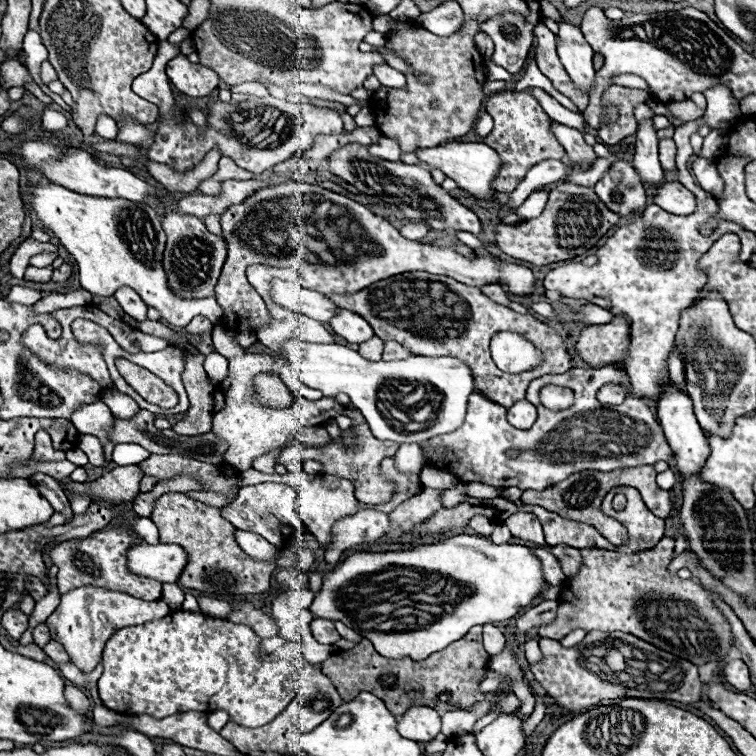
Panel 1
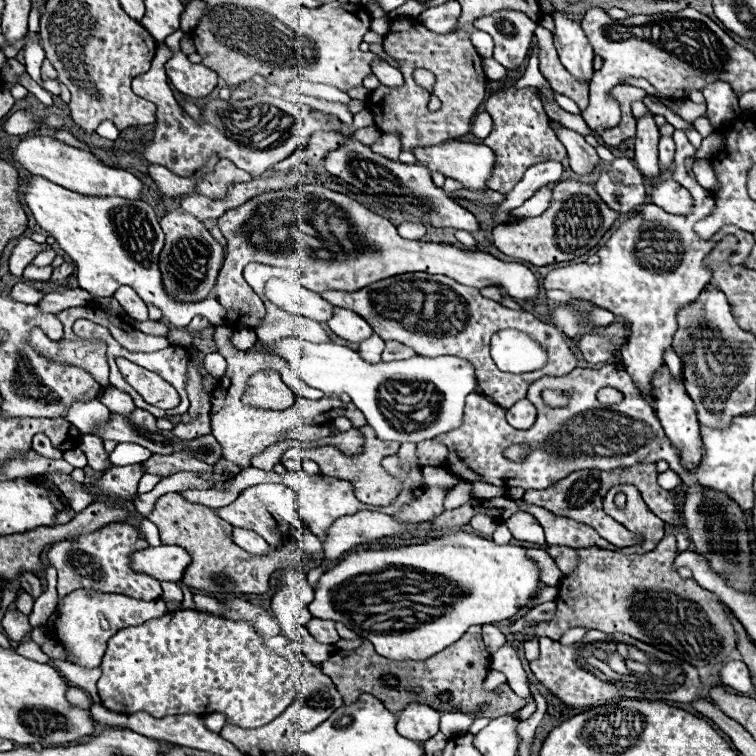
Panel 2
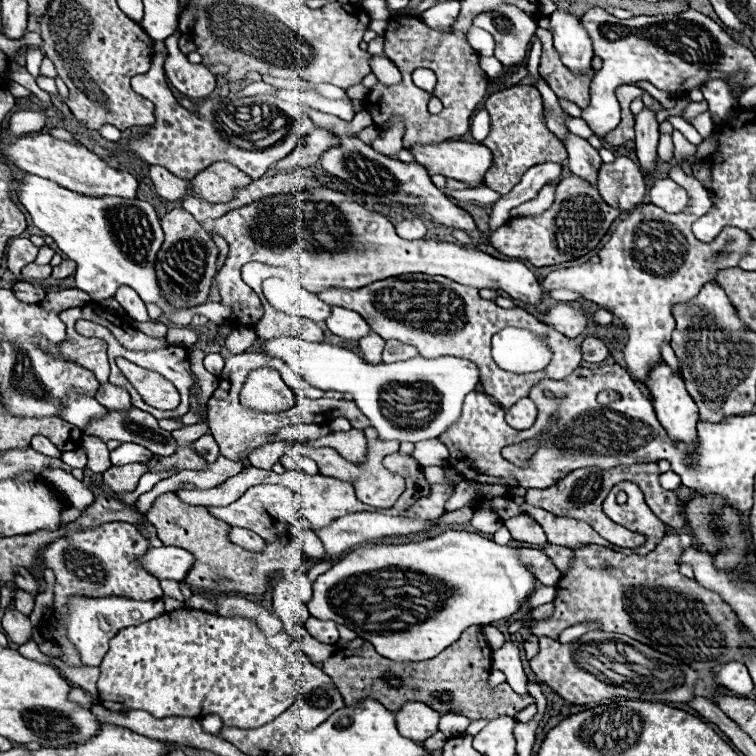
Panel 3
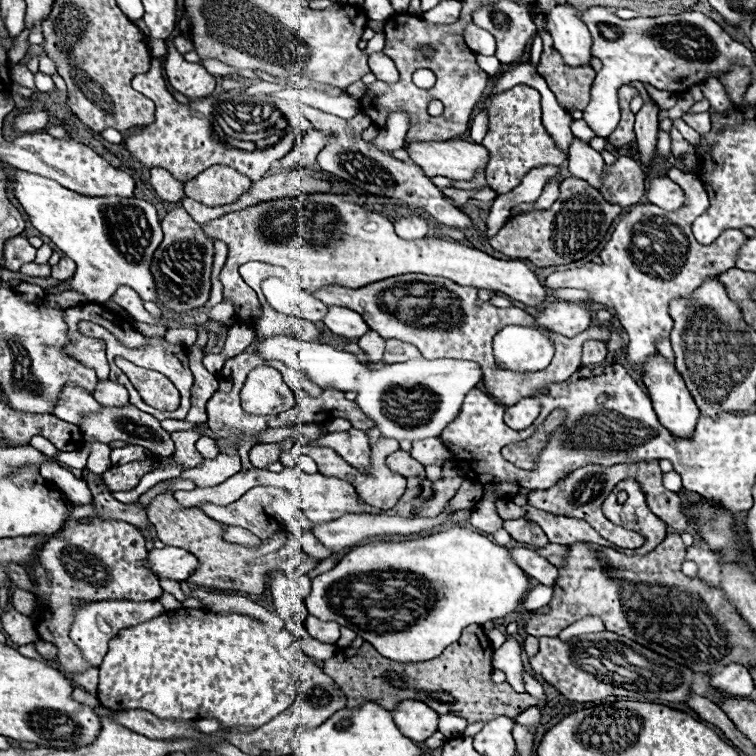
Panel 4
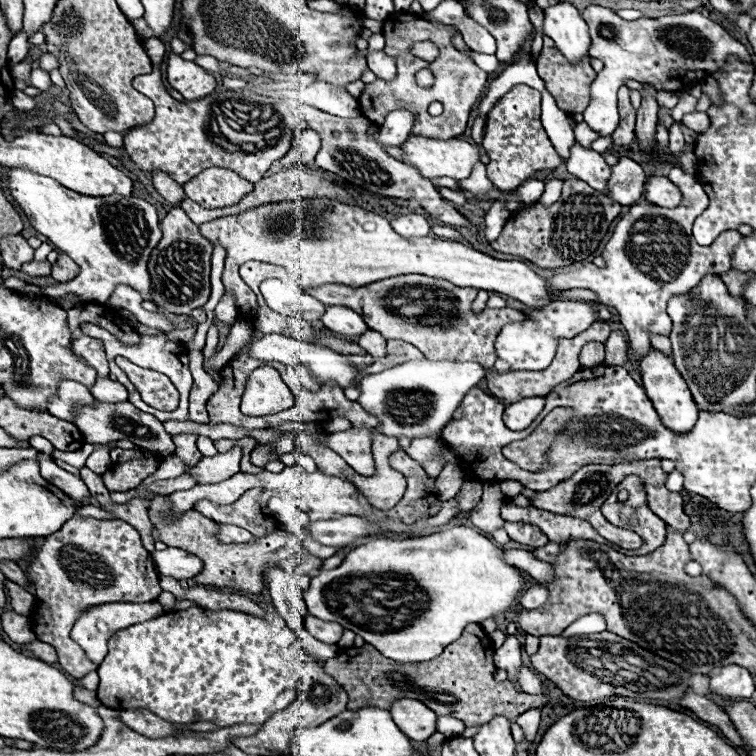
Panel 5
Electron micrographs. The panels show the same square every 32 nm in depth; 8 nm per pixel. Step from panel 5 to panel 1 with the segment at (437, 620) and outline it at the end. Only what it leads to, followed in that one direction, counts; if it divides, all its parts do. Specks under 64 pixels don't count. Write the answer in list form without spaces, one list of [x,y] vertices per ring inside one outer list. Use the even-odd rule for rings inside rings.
[[[456,534],[456,536],[450,536],[446,540],[438,540],[434,544],[426,544],[426,546],[416,546],[416,548],[408,548],[408,550],[390,550],[390,552],[356,552],[352,556],[348,556],[342,564],[338,564],[334,570],[326,572],[322,576],[322,588],[320,592],[316,594],[312,606],[310,606],[310,612],[316,616],[316,618],[326,618],[326,620],[340,620],[344,622],[348,628],[356,630],[362,638],[368,638],[376,652],[380,656],[386,656],[386,658],[396,658],[396,660],[402,660],[402,658],[412,658],[412,660],[426,660],[432,652],[440,652],[444,650],[448,644],[460,640],[472,626],[482,626],[482,624],[494,624],[494,622],[504,622],[512,616],[516,616],[522,608],[530,606],[538,594],[544,590],[546,582],[544,582],[544,576],[542,576],[542,566],[540,566],[540,560],[536,556],[530,554],[530,550],[526,546],[520,546],[520,544],[494,544],[492,540],[484,538],[484,536],[472,536],[472,534]]]

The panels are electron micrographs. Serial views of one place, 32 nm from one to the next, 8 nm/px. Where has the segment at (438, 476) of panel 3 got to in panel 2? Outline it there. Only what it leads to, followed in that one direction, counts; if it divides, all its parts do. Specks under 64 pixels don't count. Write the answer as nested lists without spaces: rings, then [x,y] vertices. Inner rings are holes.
[[[424,466],[422,468],[422,476],[424,476],[424,482],[428,486],[446,486],[446,488],[452,488],[452,476],[448,476],[444,472],[444,468],[440,468],[440,466]]]

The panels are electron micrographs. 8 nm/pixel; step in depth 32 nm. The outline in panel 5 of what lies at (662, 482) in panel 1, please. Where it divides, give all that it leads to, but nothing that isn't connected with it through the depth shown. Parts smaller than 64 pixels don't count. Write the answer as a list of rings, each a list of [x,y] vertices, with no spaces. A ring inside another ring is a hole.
[[[670,472],[668,474],[668,480],[666,480],[666,488],[672,490],[672,492],[682,492],[684,490],[684,476],[682,472]]]

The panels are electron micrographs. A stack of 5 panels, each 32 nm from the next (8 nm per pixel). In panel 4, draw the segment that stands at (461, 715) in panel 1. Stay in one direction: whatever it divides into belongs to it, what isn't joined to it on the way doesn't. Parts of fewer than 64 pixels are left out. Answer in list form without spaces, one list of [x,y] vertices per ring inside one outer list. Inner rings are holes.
[[[446,714],[438,718],[438,732],[442,732],[446,738],[456,738],[464,732],[466,728],[466,720],[458,718],[454,714]]]

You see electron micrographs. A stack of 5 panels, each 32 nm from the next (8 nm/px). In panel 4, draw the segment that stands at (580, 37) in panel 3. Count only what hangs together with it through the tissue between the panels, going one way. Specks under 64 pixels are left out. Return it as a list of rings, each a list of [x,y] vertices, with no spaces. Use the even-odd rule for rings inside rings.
[[[558,4],[548,10],[544,30],[554,38],[554,46],[568,66],[584,66],[590,62],[590,32],[570,4]]]

